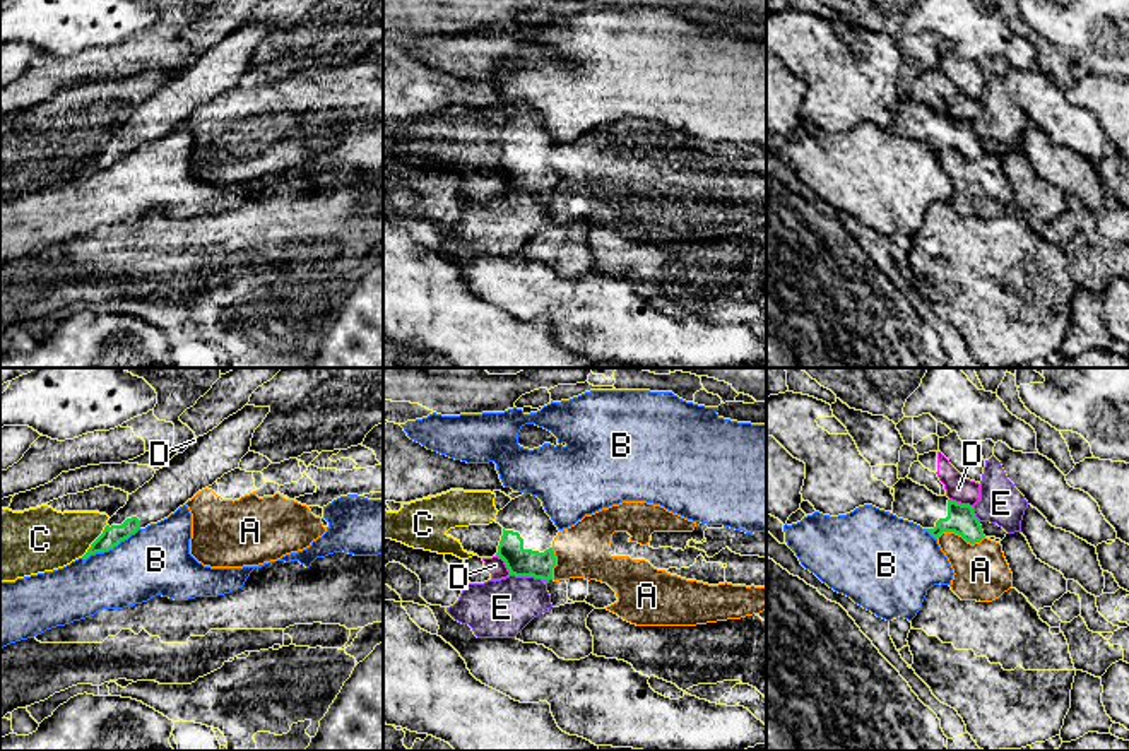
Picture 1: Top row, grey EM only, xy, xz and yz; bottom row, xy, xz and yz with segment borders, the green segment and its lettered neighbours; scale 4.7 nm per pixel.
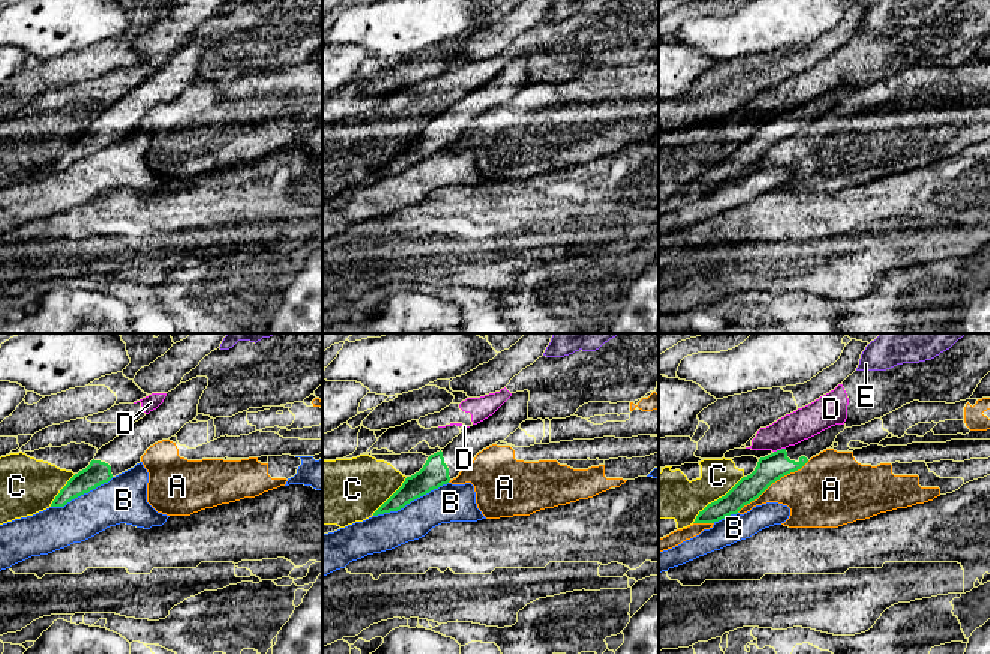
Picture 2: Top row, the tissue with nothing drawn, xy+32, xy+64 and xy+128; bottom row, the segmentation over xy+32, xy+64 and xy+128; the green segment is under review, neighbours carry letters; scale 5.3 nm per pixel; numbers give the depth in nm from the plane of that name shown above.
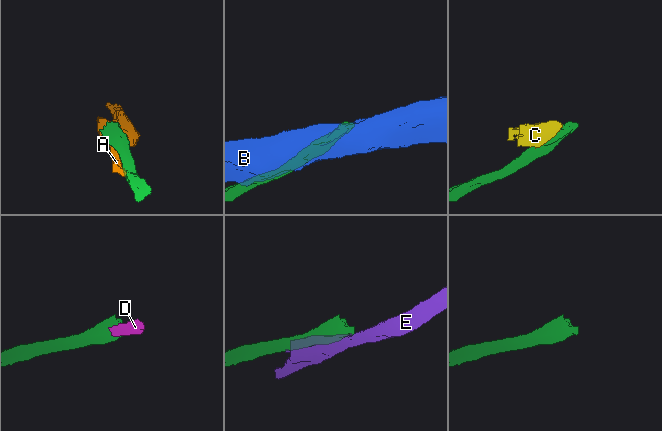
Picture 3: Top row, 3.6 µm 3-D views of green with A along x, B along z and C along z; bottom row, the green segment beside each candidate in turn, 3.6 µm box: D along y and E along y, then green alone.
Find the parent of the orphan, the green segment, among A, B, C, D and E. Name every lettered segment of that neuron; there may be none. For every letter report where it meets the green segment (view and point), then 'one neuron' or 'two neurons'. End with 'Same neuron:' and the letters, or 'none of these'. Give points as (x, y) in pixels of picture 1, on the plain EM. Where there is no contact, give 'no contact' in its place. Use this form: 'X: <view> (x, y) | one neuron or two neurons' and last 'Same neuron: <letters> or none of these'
A: yz (960, 151) | two neurons
B: xy (110, 165) | two neurons
C: xy (94, 158) | two neurons
D: yz (960, 120) | two neurons
E: xz (529, 192) | two neurons
Same neuron: none of these

